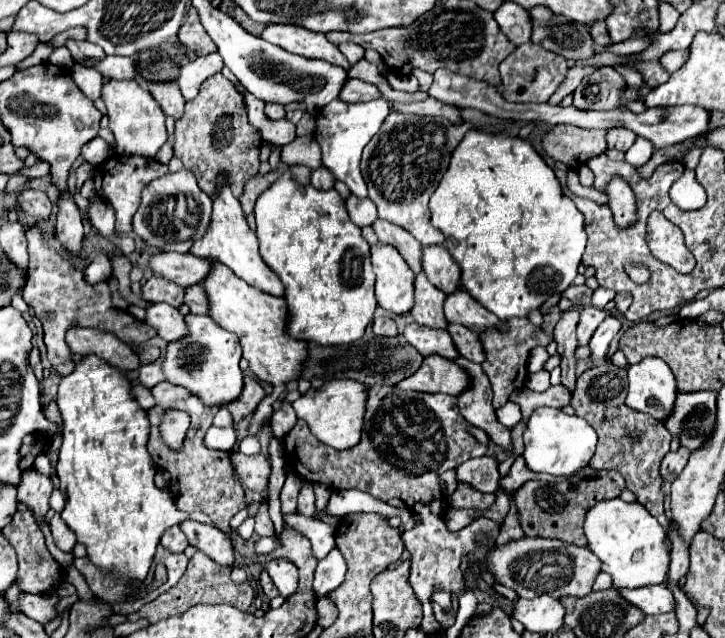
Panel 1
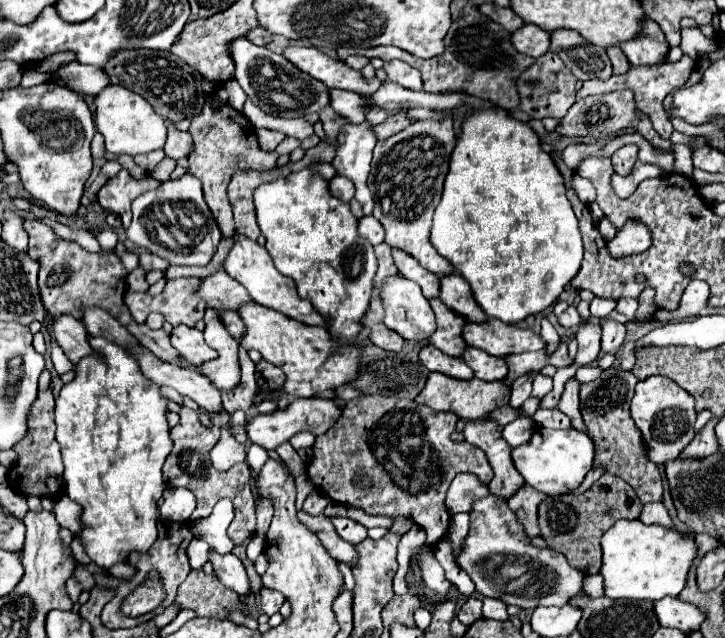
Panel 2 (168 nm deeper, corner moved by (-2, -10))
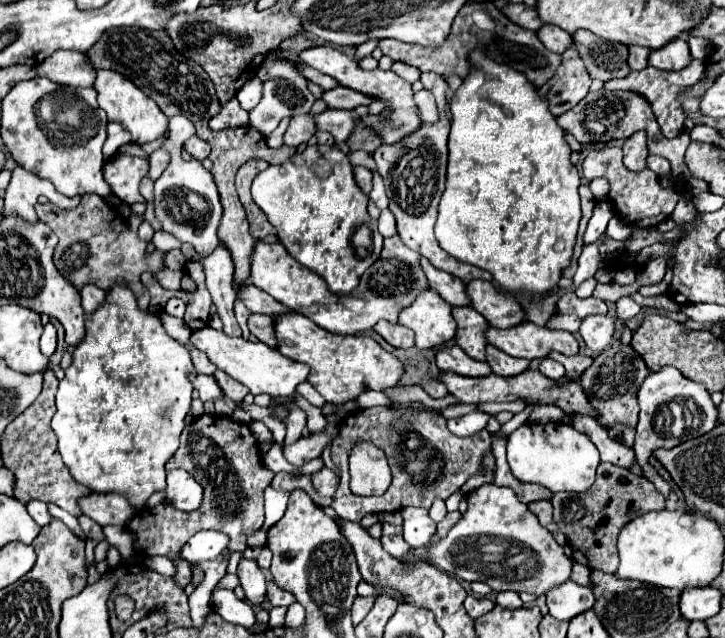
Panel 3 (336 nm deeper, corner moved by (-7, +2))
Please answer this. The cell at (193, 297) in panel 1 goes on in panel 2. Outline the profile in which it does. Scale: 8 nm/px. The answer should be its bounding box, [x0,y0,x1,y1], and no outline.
[220,312,246,340]

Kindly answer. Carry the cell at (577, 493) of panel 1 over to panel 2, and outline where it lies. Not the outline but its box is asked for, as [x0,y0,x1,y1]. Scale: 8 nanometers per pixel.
[540,474,642,574]

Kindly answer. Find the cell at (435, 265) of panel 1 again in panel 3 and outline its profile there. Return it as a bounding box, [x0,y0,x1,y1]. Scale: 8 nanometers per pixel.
[465,280,525,328]

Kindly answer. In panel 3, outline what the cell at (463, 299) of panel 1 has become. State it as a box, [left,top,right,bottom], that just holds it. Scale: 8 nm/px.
[485,320,579,358]

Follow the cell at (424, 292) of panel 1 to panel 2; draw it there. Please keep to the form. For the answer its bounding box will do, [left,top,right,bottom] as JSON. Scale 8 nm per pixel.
[430,300,466,358]

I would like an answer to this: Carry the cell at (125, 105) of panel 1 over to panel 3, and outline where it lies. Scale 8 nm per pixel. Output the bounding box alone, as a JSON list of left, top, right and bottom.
[93,70,169,144]

